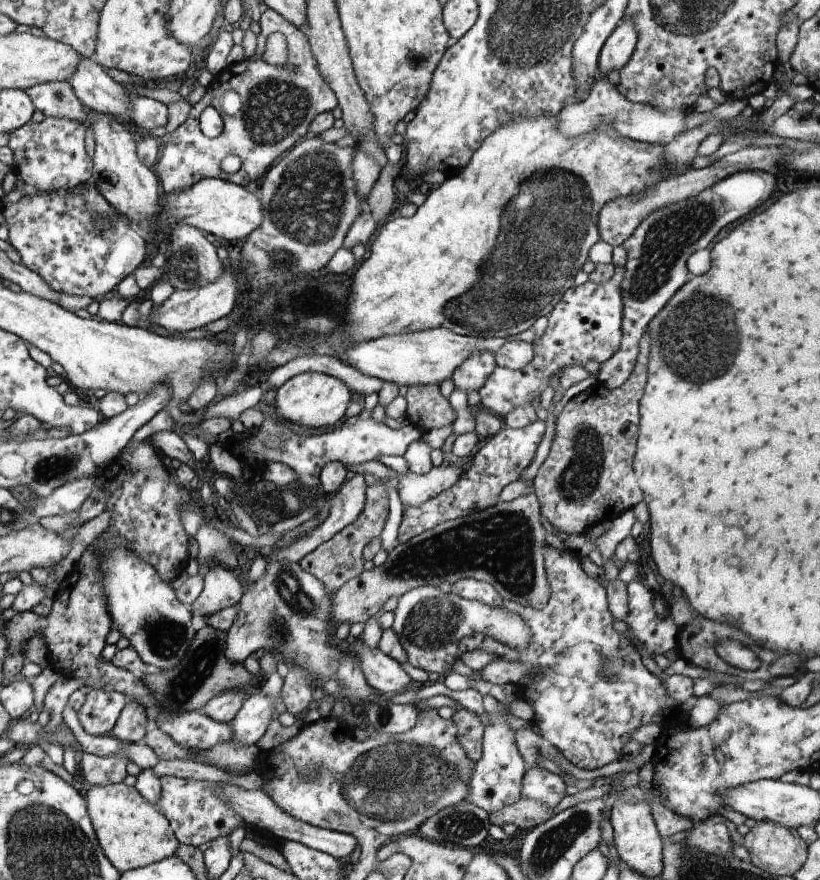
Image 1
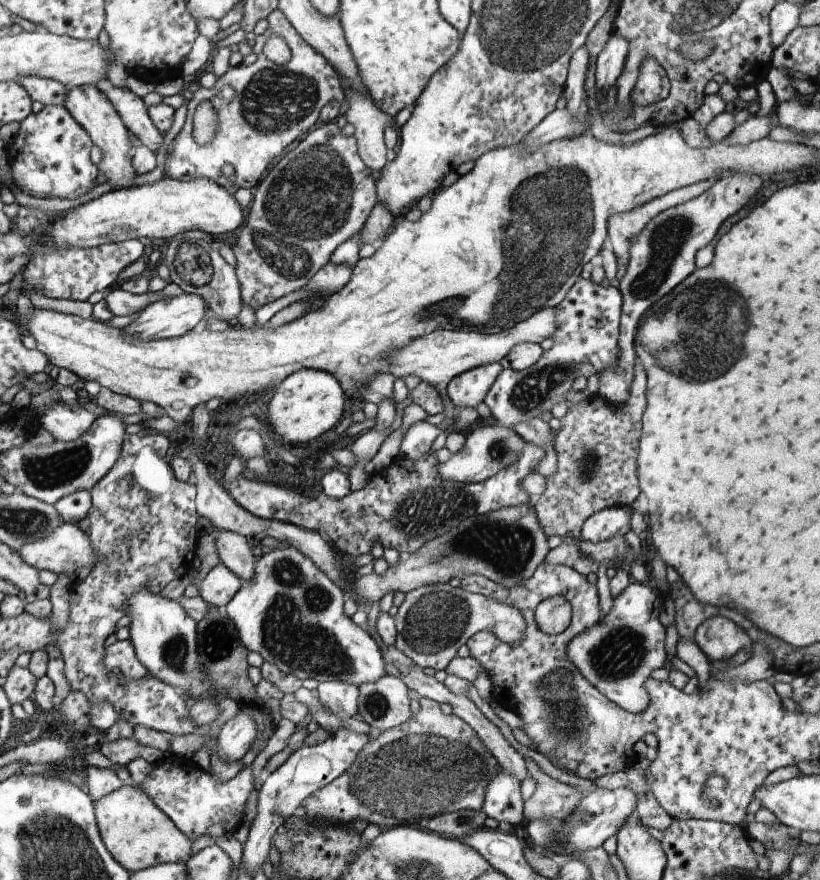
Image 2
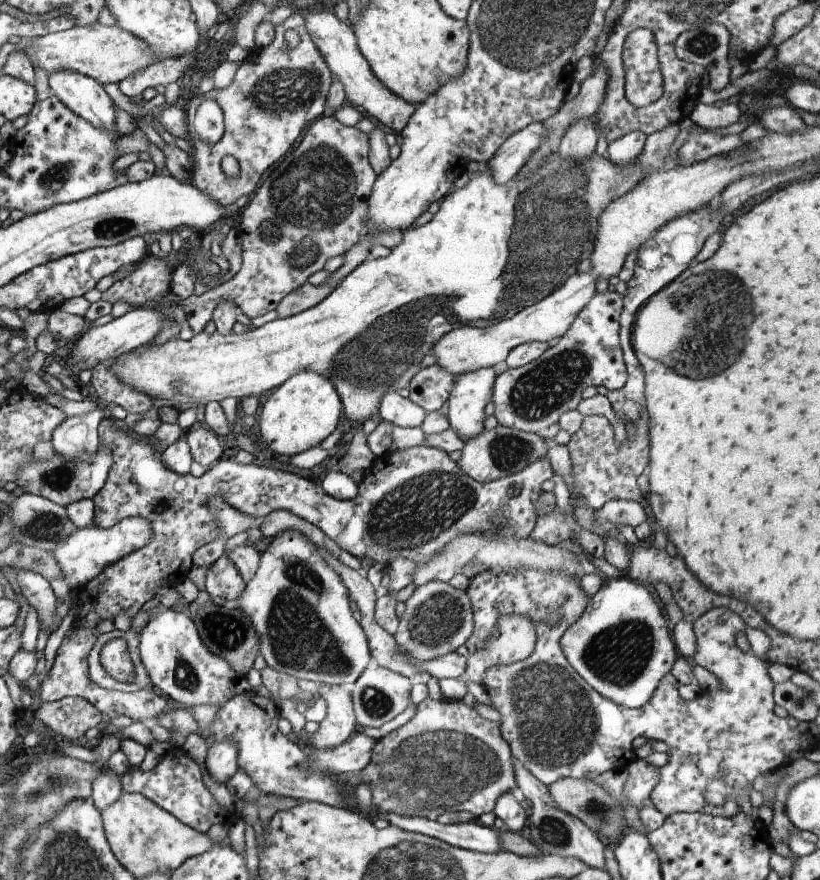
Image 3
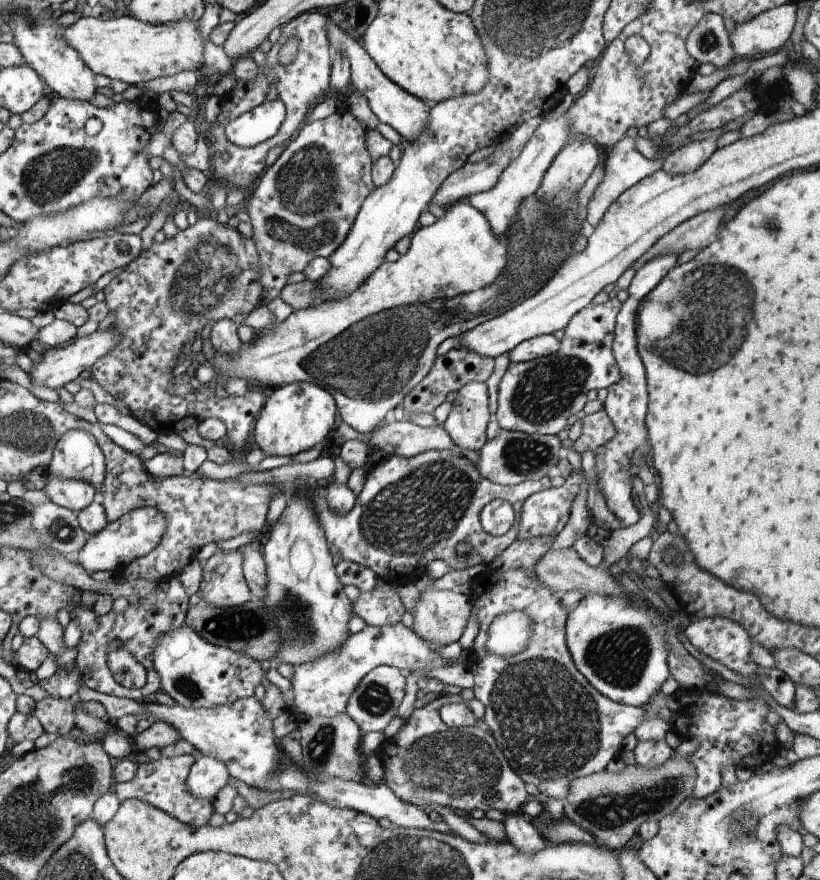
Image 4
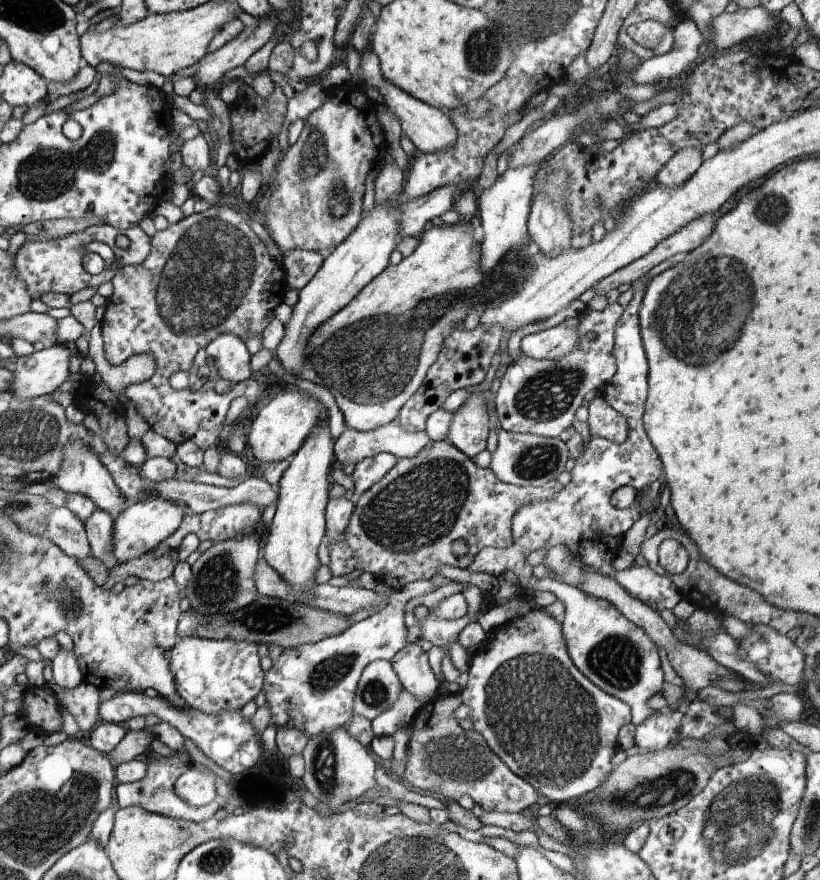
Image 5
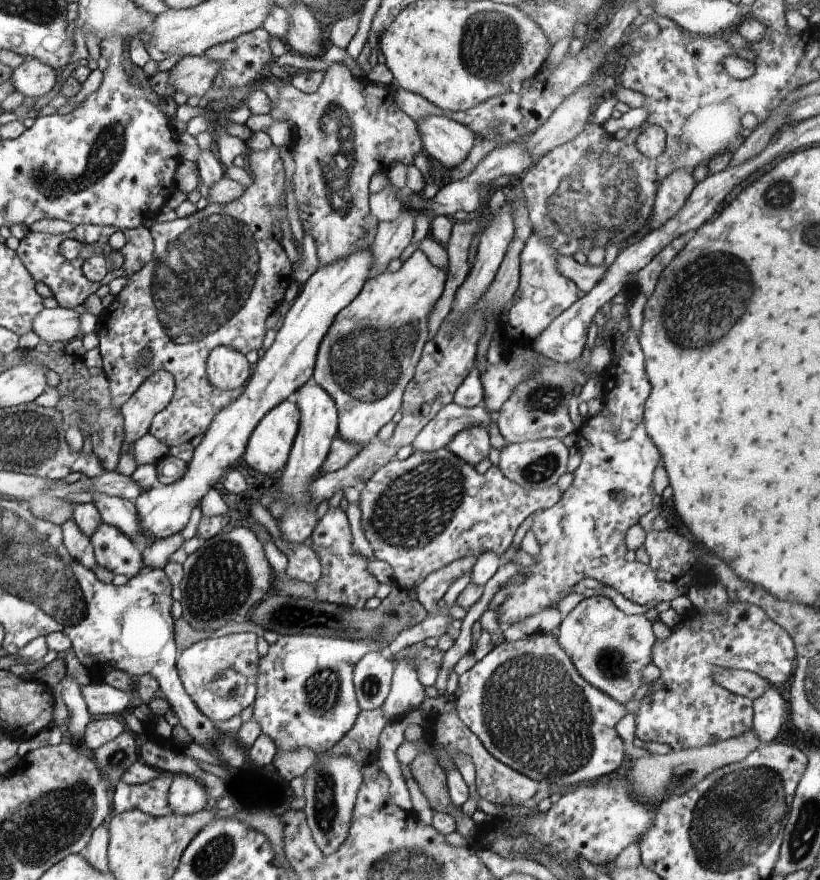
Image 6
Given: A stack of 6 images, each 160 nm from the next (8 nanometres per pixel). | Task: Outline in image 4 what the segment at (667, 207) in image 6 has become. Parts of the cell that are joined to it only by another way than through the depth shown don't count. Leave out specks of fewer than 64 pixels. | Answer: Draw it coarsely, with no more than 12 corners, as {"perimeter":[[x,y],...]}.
{"perimeter":[[716,137],[670,151],[662,170],[694,172],[718,150]]}

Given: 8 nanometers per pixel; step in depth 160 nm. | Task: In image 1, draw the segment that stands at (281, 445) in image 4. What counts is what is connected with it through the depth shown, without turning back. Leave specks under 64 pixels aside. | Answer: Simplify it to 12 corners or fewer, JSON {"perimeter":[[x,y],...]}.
{"perimeter":[[306,371],[275,390],[275,414],[292,425],[336,424],[348,385]]}

